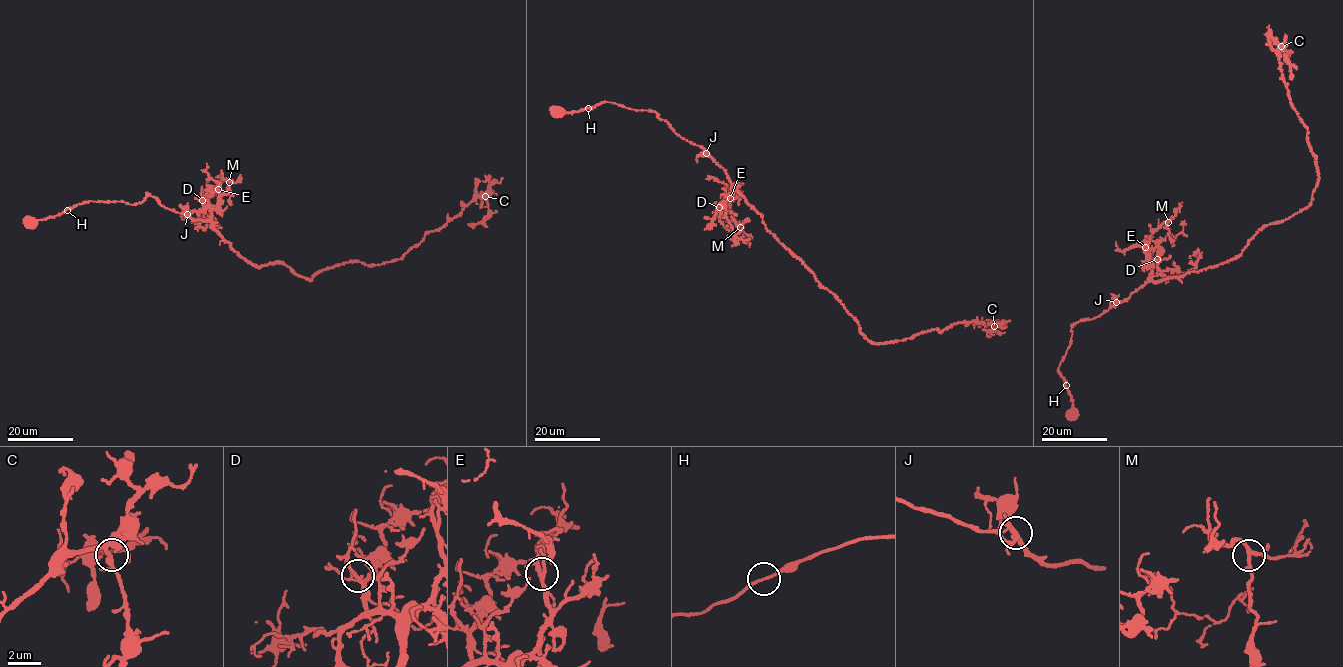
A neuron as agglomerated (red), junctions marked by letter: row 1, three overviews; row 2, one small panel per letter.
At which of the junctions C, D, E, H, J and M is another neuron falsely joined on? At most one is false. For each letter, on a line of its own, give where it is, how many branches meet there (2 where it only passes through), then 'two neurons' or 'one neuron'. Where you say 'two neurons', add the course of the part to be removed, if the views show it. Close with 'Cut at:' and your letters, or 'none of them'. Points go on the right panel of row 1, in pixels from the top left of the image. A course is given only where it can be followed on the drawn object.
C: at (1281, 46); 5 branches meet; one neuron
D: at (1157, 259); 4 branches meet; one neuron
E: at (1145, 247); 3 branches meet; one neuron
H: at (1066, 385); 2 branches meet; one neuron
J: at (1116, 302); 3 branches meet; one neuron
M: at (1168, 222); 3 branches meet; one neuron
Cut at: none of them

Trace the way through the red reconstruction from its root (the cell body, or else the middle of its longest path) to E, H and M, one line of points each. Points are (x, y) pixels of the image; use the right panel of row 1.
E: (1074, 414), (1072, 396), (1058, 369), (1070, 345), (1072, 325), (1126, 300), (1147, 281), (1152, 268), (1145, 247)
H: (1074, 414), (1072, 396), (1066, 385)
M: (1074, 414), (1058, 369), (1070, 345), (1072, 325), (1126, 300), (1147, 281), (1152, 268), (1147, 240), (1168, 222)

